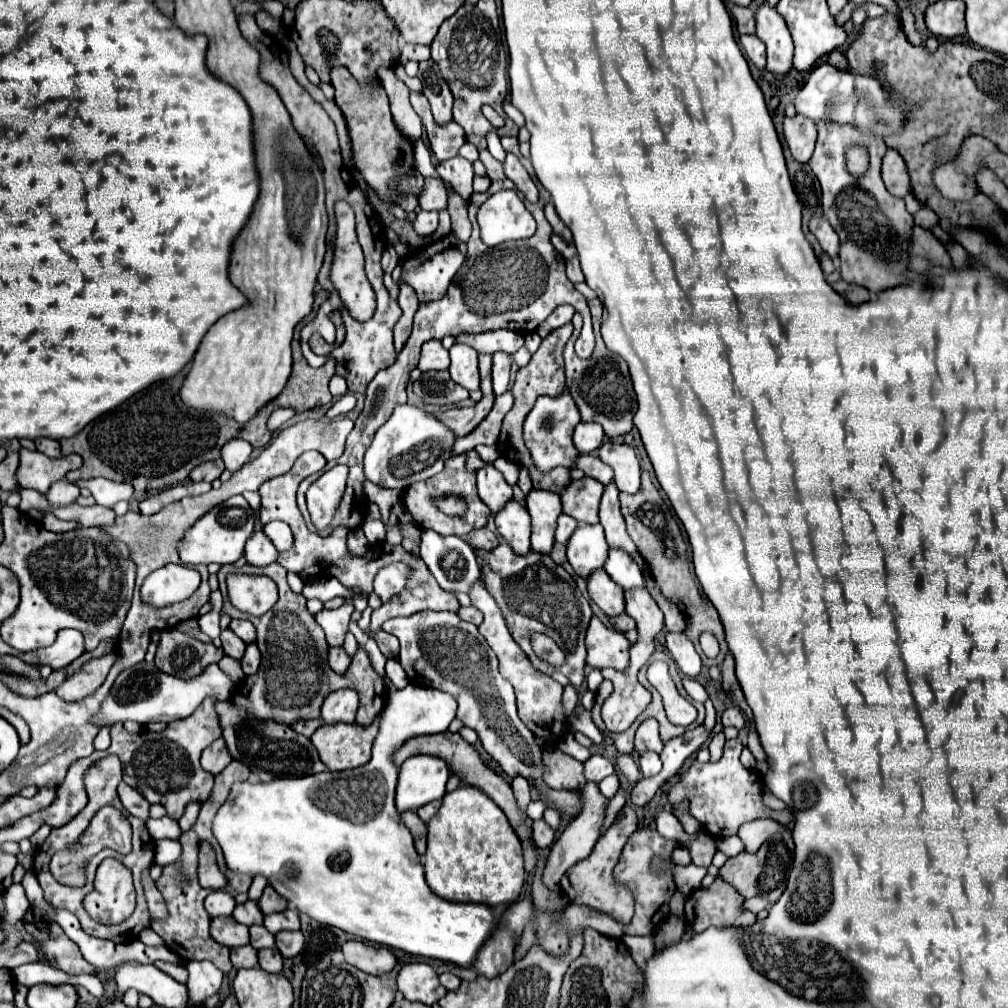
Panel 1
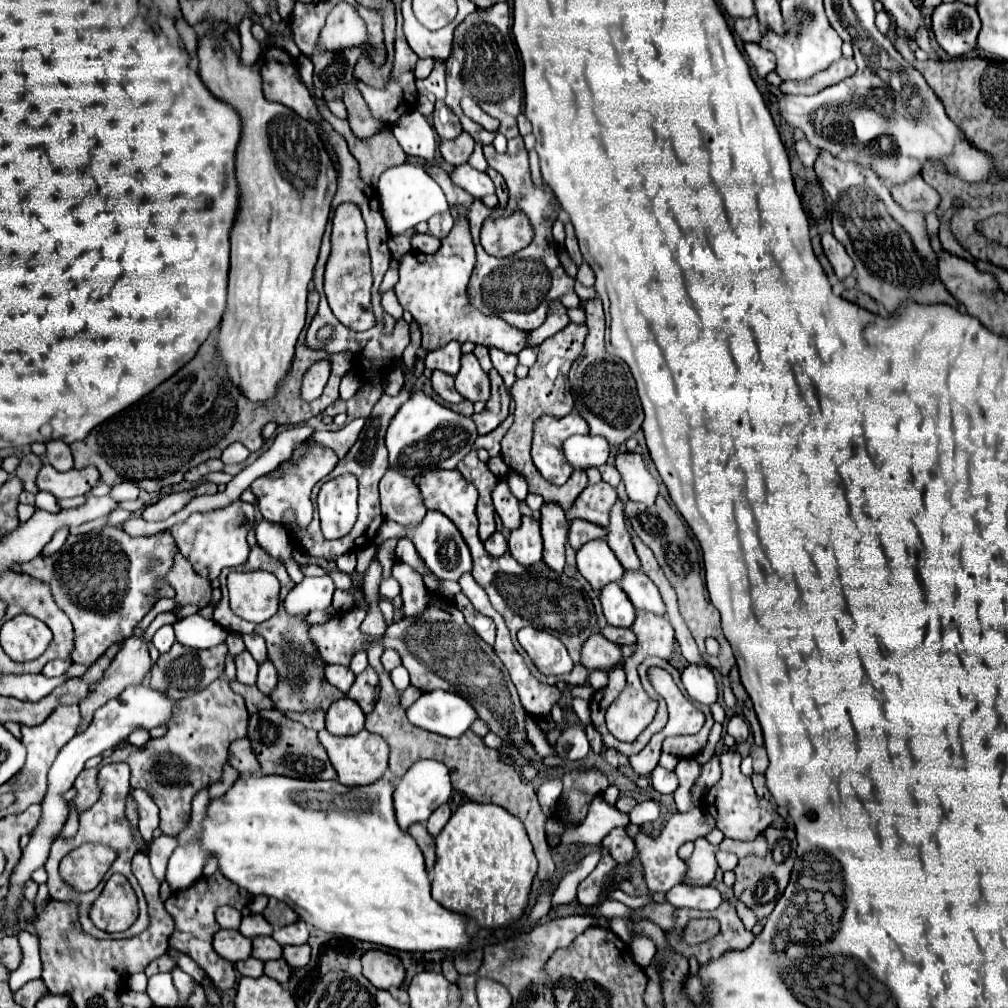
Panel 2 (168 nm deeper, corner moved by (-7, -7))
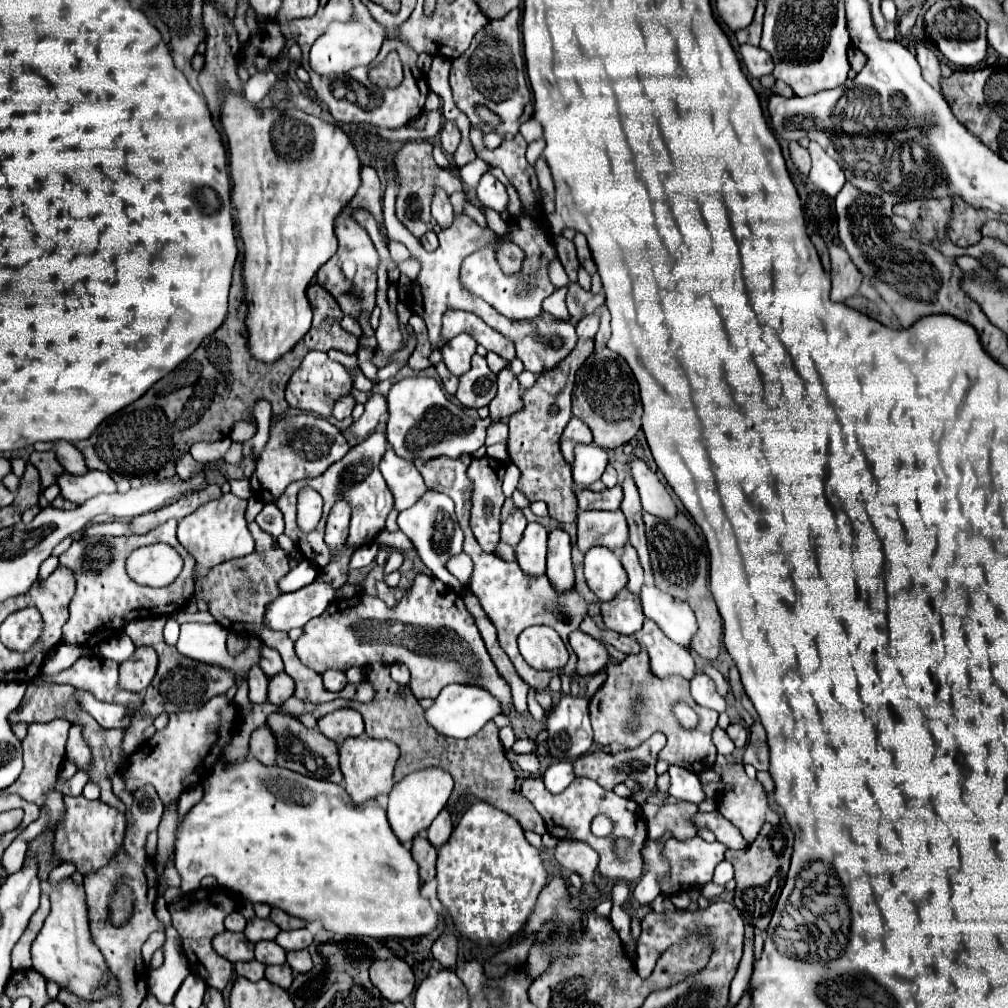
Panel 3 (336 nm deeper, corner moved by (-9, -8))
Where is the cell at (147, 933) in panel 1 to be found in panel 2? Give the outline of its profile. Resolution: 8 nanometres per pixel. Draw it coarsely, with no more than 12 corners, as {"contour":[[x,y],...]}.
{"contour":[[180,954],[178,966],[198,984],[212,984],[192,958]]}

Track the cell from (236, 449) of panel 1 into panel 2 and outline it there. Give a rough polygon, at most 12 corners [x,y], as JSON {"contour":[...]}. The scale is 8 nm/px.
{"contour":[[236,442],[222,452],[224,464],[238,464],[250,456],[244,444]]}

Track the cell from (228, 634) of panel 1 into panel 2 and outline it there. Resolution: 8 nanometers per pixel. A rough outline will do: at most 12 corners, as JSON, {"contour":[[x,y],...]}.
{"contour":[[250,652],[236,658],[238,682],[254,686],[258,664]]}

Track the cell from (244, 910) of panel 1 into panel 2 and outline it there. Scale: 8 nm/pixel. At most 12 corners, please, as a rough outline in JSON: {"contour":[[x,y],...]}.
{"contour":[[262,914],[242,920],[240,932],[246,938],[270,936],[272,926]]}

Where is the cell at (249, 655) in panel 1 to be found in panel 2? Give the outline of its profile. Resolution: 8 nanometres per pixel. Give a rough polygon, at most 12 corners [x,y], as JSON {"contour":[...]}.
{"contour":[[270,660],[260,664],[258,690],[272,694],[278,672]]}

